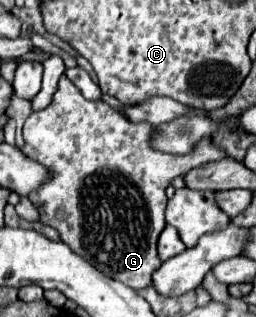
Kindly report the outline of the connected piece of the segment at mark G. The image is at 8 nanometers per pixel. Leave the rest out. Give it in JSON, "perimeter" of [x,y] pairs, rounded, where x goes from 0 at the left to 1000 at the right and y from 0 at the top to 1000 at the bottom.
{"perimeter":[[[254,233],[230,252],[230,284],[207,297],[207,322],[168,347],[129,353],[90,391],[90,479],[207,543],[207,568],[176,580],[176,593],[113,612],[113,631],[160,669],[152,694],[223,719],[238,757],[270,770],[285,795],[332,808],[332,820],[348,820],[371,845],[395,845],[418,871],[441,871],[527,915],[582,902],[598,858],[629,839],[613,808],[613,751],[645,719],[645,593],[684,555],[887,498],[887,479],[840,454],[824,429],[777,442],[777,454],[715,492],[605,473],[590,454],[598,429],[605,416],[590,391],[551,391],[543,410],[535,391],[504,385],[488,366],[457,366],[457,353],[441,353],[402,315],[324,309],[309,278],[285,271]]]}

